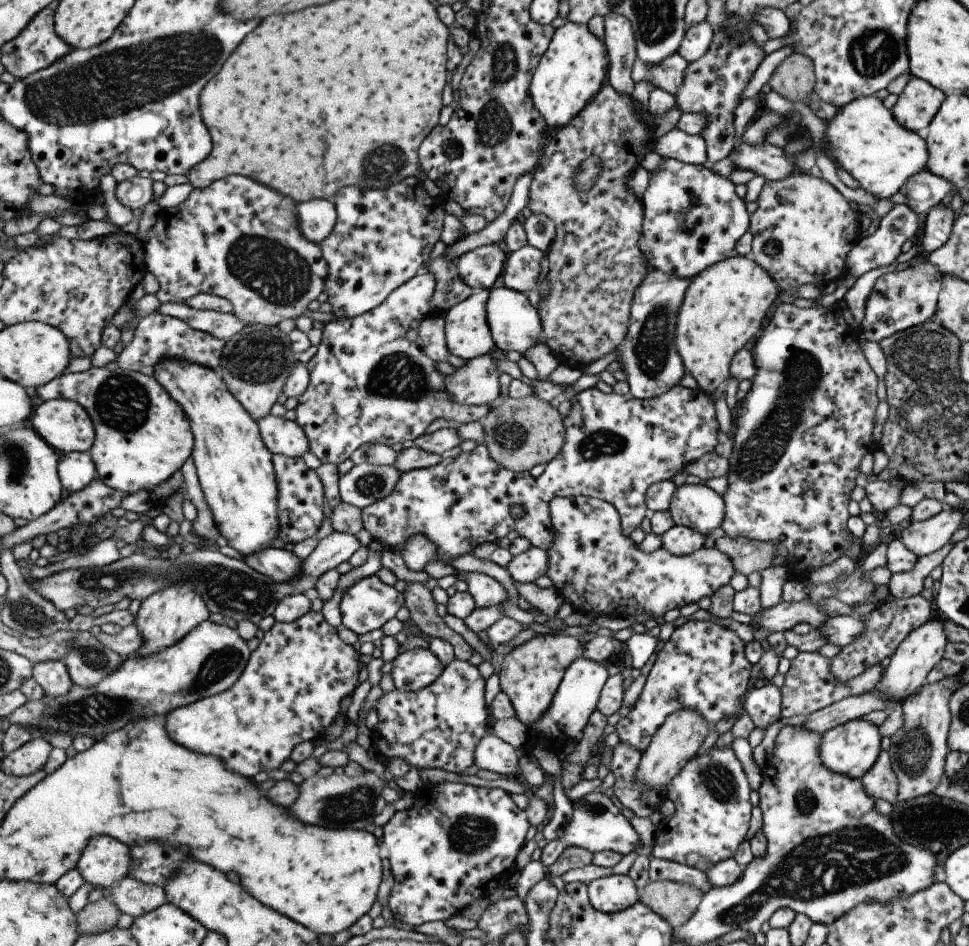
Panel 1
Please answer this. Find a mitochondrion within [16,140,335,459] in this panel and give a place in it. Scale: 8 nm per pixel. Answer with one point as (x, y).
(273, 271)

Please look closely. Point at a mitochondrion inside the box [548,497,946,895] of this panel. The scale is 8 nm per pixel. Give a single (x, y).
(913, 752)

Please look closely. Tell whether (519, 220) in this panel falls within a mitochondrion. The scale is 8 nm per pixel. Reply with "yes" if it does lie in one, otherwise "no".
no

